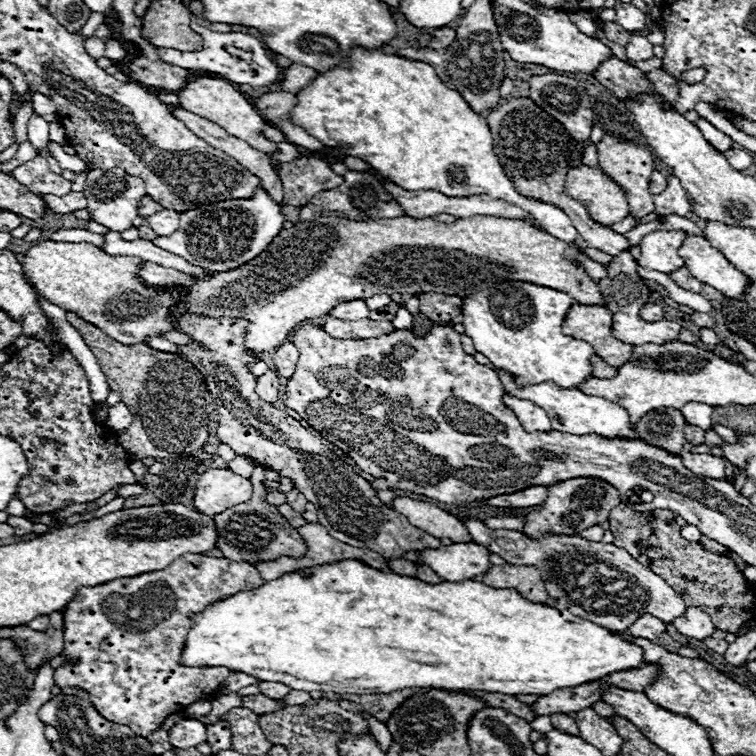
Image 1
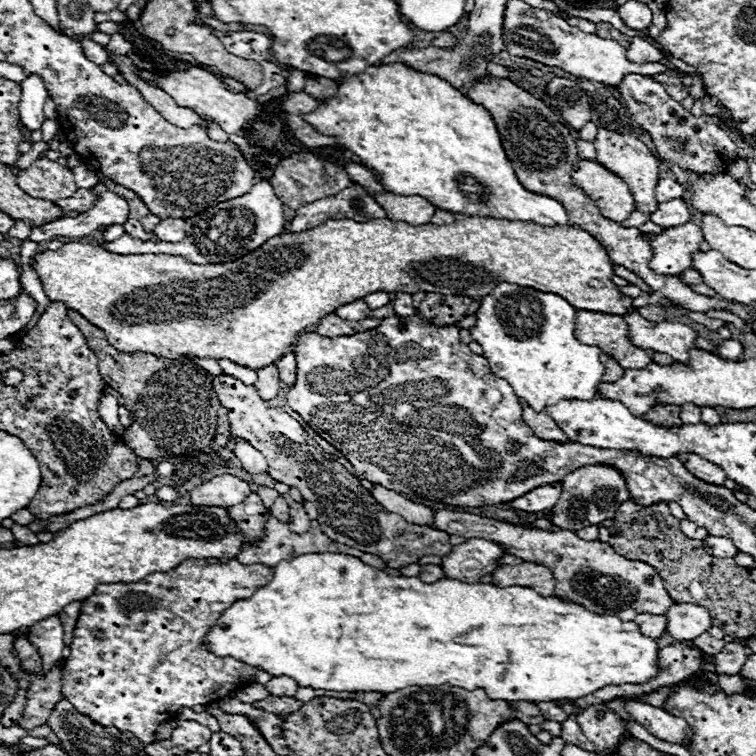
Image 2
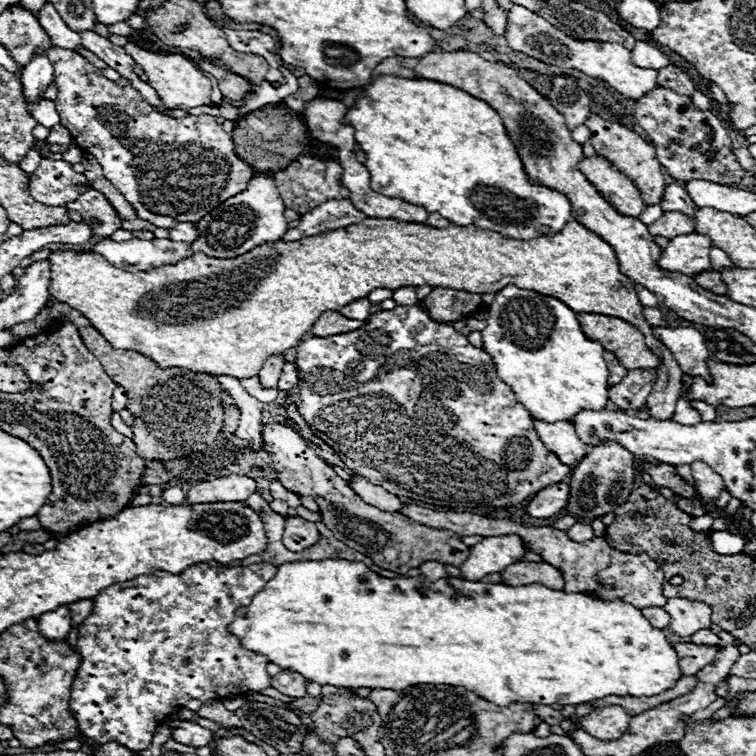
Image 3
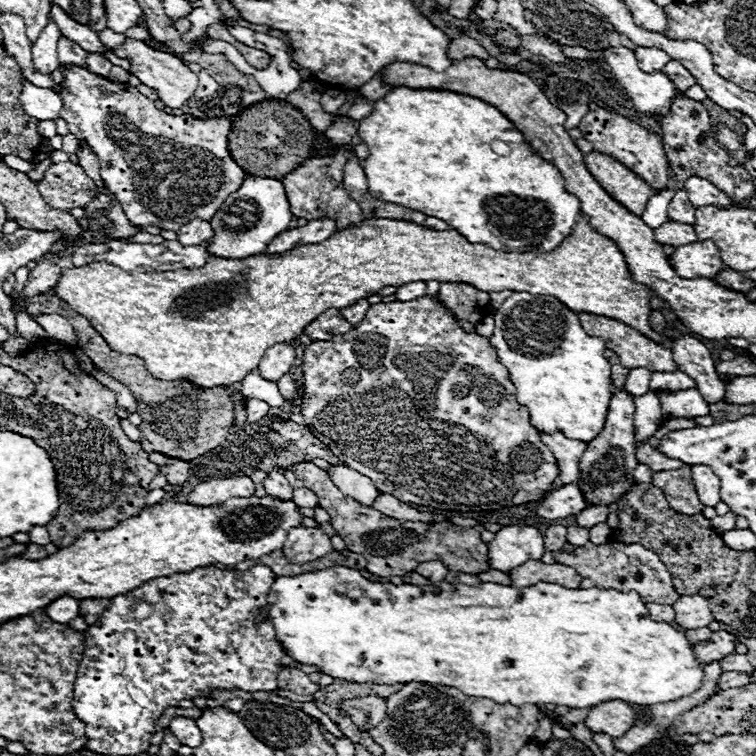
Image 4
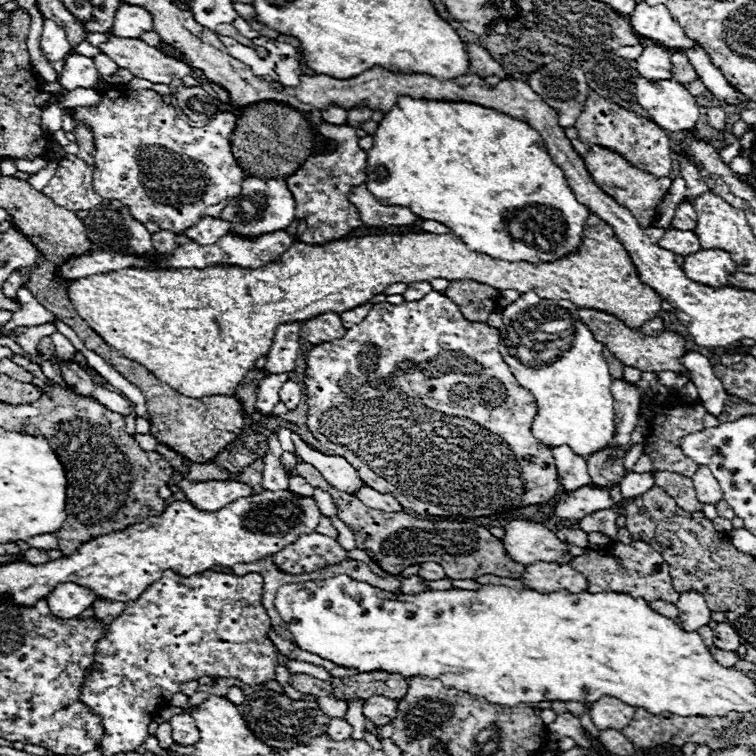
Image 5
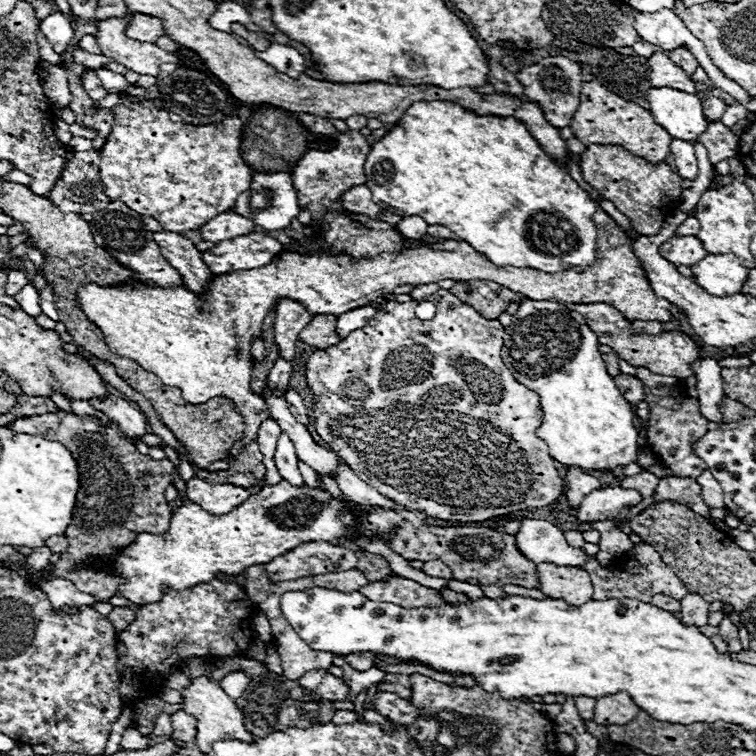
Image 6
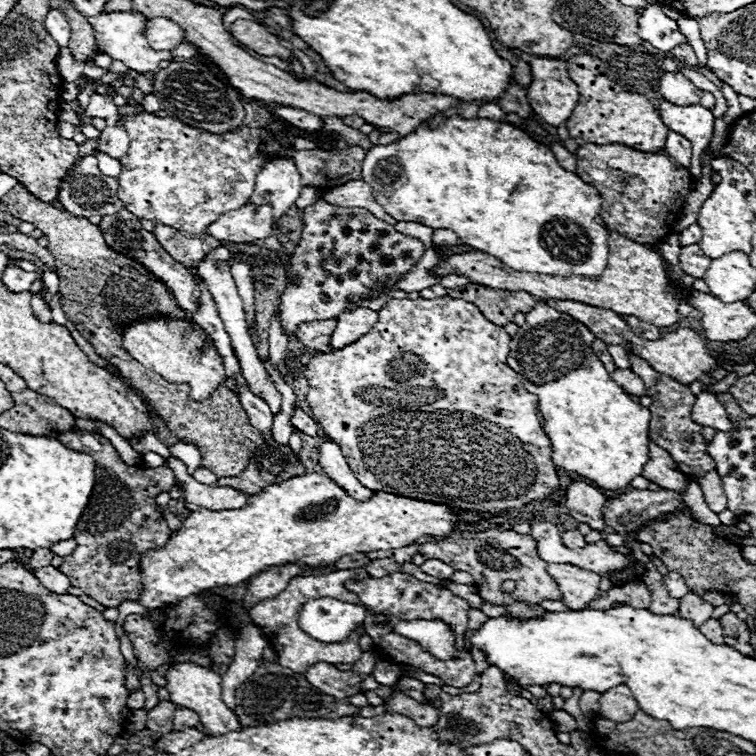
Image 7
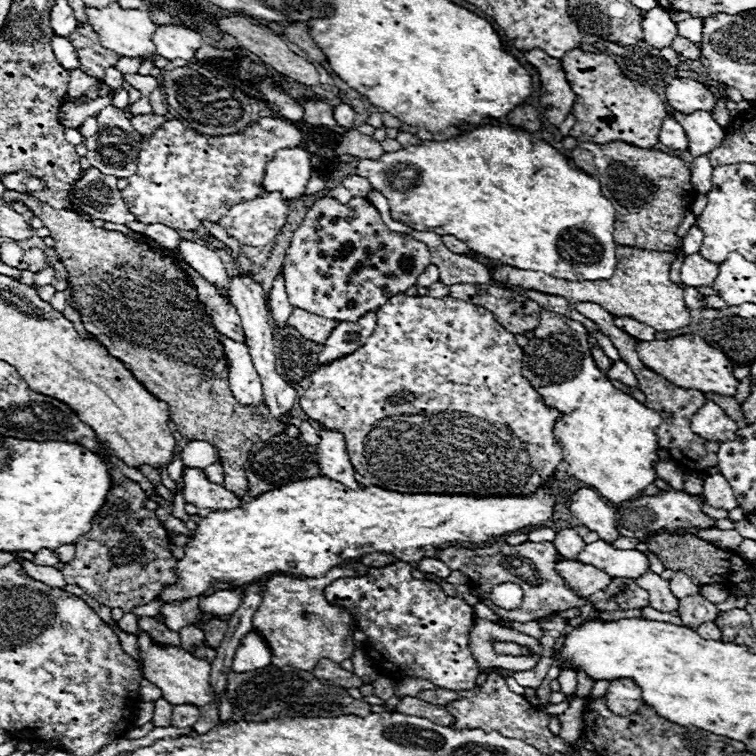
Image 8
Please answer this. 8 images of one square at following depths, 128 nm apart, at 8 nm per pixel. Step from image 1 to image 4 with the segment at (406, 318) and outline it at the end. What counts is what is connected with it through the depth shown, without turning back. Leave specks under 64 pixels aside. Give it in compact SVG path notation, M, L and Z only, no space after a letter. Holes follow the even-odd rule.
M404 284L396 292L396 300L416 300L418 296L426 296L426 284Z

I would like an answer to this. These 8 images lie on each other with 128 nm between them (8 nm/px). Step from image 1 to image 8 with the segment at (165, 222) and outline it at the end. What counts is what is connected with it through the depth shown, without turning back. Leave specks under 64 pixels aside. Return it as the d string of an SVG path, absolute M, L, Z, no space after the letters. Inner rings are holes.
M278 192L258 196L250 202L240 202L218 224L236 238L242 246L266 246L274 242L286 224L288 202Z

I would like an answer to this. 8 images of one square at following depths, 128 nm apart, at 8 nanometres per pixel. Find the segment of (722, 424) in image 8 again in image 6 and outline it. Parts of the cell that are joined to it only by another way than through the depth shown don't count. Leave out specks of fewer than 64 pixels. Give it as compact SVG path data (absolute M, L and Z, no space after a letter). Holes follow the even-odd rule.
M712 358L706 360L696 360L690 364L690 368L696 372L698 378L698 402L700 402L700 412L706 420L722 424L722 412L720 404L724 398L722 392L722 378L720 378L720 364Z

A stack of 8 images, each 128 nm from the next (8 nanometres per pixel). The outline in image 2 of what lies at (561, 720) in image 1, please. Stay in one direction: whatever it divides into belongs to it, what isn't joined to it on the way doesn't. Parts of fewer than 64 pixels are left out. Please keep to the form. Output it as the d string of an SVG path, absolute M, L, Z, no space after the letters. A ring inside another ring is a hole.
M568 718L568 720L564 720L564 722L562 722L560 738L564 738L566 742L572 742L572 744L576 744L576 746L580 746L580 748L584 748L584 750L594 750L592 742L582 734L580 726L576 724L576 720L570 720L570 718Z

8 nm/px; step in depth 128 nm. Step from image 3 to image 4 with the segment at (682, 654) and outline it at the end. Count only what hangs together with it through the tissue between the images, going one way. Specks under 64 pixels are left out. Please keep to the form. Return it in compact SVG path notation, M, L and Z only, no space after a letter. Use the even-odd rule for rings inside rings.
M724 630L714 632L712 638L706 640L706 642L692 644L694 656L702 664L710 664L714 660L720 660L722 656L732 654L734 652L734 646L736 646L736 638L730 632L724 632Z

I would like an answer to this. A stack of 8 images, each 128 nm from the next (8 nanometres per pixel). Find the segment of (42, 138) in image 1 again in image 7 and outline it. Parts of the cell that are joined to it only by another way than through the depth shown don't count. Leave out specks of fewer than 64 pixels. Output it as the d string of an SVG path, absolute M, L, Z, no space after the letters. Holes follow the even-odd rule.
M50 10L46 14L46 32L50 32L50 36L54 38L54 42L64 48L68 46L68 40L70 40L70 24L66 20L66 16L60 12L60 10Z

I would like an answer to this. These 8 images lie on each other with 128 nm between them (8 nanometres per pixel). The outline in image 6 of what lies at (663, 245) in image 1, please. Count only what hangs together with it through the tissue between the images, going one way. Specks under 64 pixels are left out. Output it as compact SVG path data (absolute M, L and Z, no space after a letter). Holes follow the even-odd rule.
M708 254L692 266L692 274L696 284L712 296L730 296L740 292L748 268L744 268L734 254Z

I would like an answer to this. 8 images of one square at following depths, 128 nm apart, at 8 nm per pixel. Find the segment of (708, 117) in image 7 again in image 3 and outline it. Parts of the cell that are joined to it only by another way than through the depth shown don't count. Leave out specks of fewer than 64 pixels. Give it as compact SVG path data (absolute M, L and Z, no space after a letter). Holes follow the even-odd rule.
M514 4L508 14L508 26L506 26L506 42L512 50L524 52L544 64L560 66L560 68L572 68L578 72L584 72L590 78L606 80L614 90L624 94L626 98L638 100L648 90L656 88L656 70L652 68L638 68L630 60L630 50L616 42L600 42L600 40L578 40L572 36L566 36L562 30L554 28L548 20L534 14L532 10Z

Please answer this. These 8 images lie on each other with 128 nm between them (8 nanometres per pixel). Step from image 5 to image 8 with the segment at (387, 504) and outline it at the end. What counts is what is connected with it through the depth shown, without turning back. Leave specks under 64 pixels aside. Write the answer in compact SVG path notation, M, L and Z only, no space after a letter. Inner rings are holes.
M324 428L320 432L320 438L322 438L320 444L316 444L316 460L320 472L332 480L338 480L344 486L360 488L360 484L354 480L354 468L346 454L344 436L340 432Z

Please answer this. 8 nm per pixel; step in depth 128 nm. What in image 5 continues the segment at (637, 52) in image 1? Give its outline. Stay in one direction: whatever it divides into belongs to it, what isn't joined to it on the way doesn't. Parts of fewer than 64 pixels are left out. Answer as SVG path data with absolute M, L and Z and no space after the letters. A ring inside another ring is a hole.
M646 46L638 56L638 72L648 80L668 80L670 76L670 50L660 46Z

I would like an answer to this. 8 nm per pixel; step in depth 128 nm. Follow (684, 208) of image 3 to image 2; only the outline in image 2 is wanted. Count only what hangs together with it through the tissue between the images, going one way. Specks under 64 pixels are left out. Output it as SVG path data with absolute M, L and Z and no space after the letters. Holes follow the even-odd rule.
M660 178L658 180L658 188L654 190L654 196L656 196L658 202L680 198L682 194L684 194L684 188L676 180L672 180L672 178Z

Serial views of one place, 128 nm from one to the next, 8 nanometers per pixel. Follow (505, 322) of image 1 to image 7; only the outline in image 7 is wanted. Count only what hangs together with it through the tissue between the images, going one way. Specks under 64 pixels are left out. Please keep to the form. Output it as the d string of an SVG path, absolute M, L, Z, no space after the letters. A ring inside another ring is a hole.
M538 302L534 310L526 314L526 322L520 326L516 336L510 340L510 356L506 364L514 372L522 374L528 382L526 388L538 396L538 408L544 416L544 432L552 442L554 464L566 472L576 472L596 486L620 492L630 486L630 480L642 474L648 462L648 430L650 410L634 402L606 372L604 364L592 350L594 334L578 320L564 312L556 312L552 306Z

